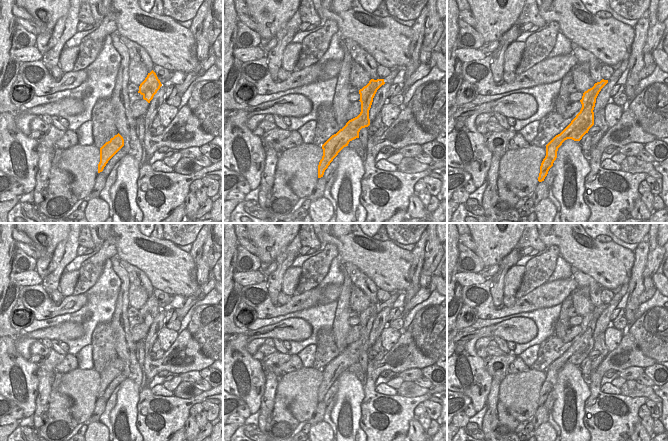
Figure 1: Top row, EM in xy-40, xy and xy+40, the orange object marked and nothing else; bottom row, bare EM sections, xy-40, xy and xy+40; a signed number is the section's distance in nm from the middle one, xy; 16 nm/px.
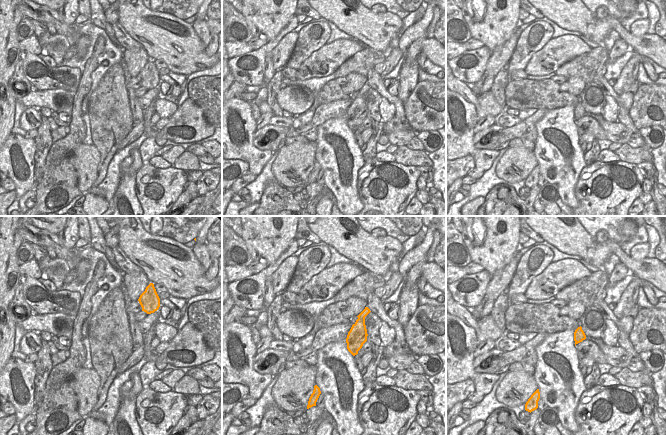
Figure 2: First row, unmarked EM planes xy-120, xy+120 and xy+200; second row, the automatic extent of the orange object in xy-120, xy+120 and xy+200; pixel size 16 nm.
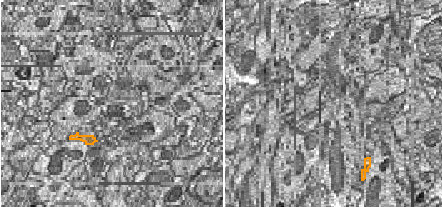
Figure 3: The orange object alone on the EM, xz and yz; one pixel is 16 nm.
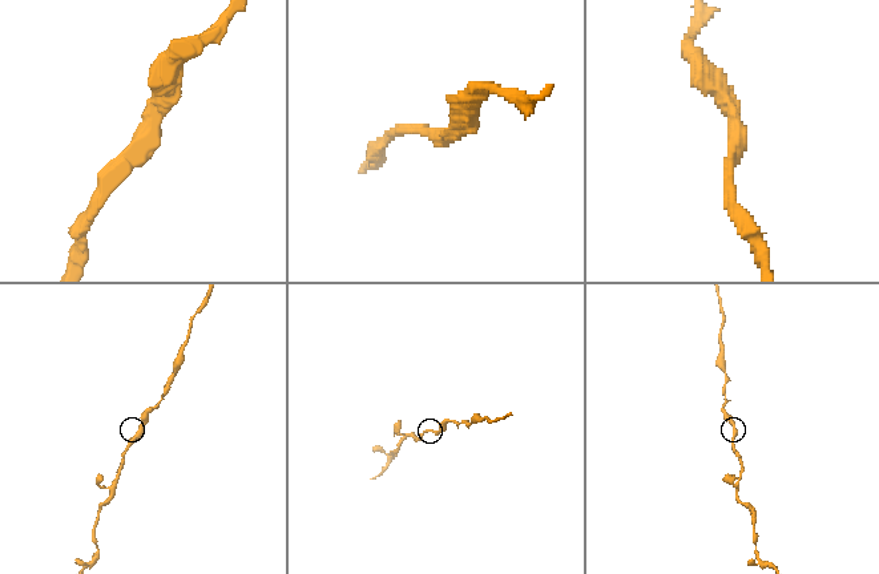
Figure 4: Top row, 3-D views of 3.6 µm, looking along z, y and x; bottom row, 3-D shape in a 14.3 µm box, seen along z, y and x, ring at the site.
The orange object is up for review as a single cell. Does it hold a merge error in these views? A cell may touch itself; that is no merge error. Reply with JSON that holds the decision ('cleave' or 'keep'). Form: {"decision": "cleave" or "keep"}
{"decision": "keep"}

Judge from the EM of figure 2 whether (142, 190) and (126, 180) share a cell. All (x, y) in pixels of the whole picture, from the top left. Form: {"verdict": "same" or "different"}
{"verdict": "different"}

